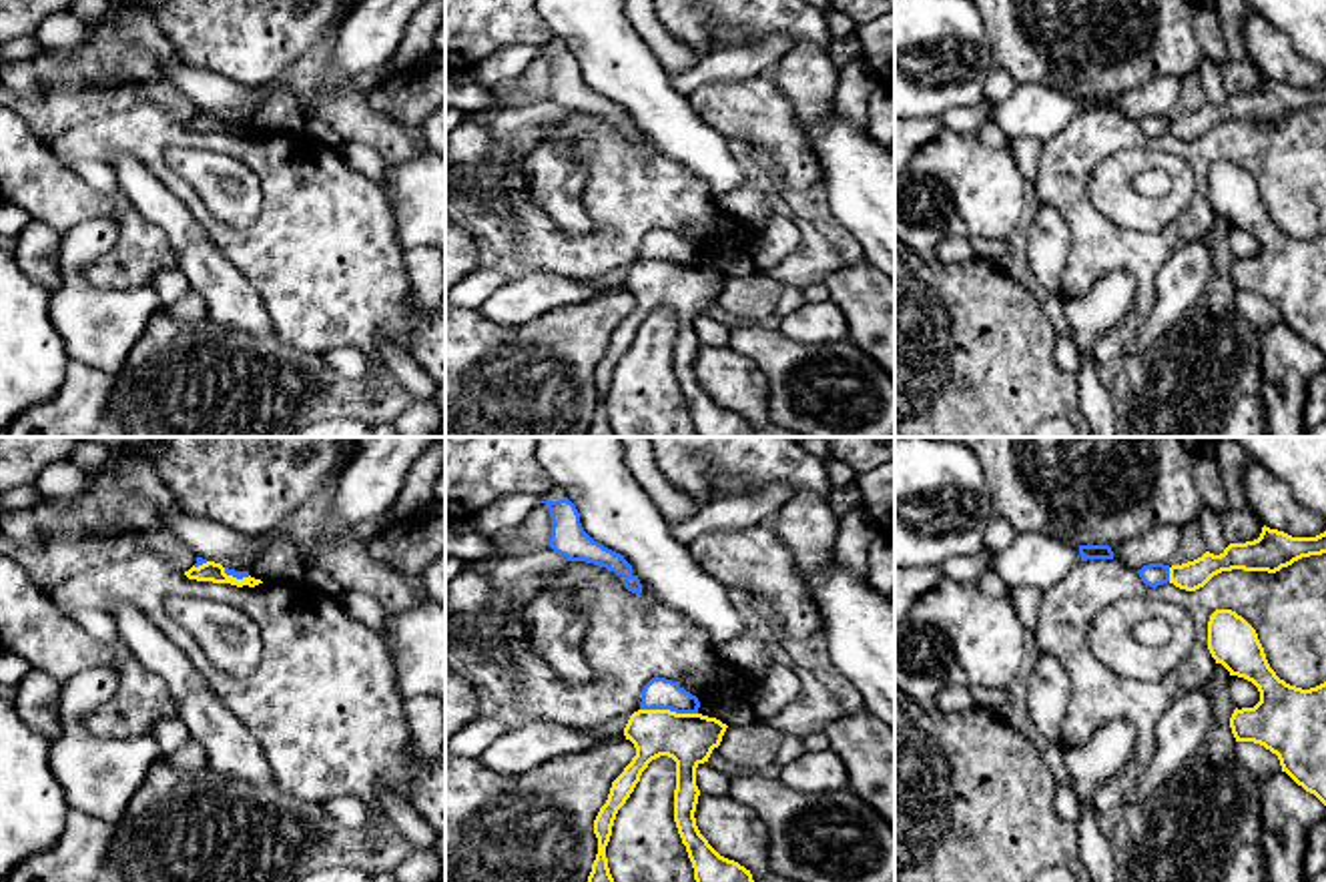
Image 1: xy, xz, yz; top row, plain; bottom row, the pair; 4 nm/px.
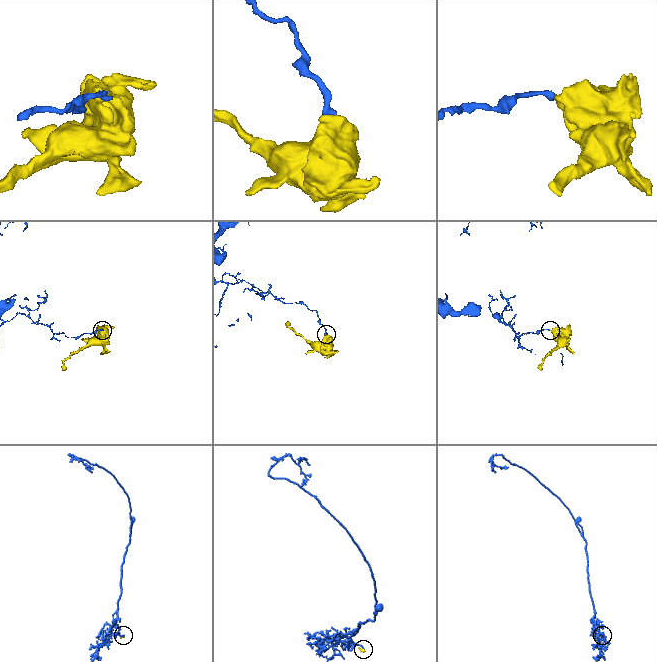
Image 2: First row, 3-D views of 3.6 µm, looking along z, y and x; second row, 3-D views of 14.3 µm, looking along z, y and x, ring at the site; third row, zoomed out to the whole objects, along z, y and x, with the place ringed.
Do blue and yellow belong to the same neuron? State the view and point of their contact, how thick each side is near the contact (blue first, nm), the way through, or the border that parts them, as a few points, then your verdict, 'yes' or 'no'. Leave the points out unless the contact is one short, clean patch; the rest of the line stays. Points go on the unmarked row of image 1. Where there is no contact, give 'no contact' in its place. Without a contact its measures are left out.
xz (669, 259) | 130/200 nm | along xz (640, 259), (697, 265) | no

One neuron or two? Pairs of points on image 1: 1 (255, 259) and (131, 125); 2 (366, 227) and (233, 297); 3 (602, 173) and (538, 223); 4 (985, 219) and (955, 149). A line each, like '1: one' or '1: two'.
1: one
2: two
3: one
4: one

